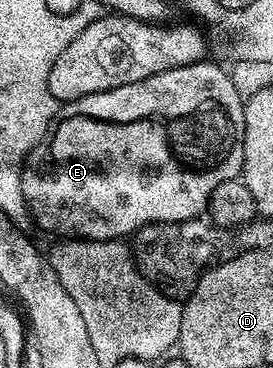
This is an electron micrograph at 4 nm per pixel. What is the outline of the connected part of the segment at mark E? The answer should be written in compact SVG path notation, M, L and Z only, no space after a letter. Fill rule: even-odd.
M201 62L171 68L154 74L142 82L130 82L114 90L86 94L86 98L69 100L59 109L58 115L43 140L28 156L22 177L22 194L28 204L31 219L48 232L57 232L60 238L78 240L120 240L128 238L146 224L179 224L181 220L194 220L205 215L210 198L222 182L237 179L244 170L244 101L238 94L227 71L216 64Z

